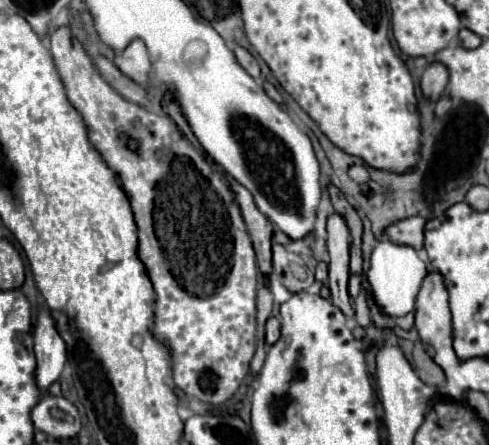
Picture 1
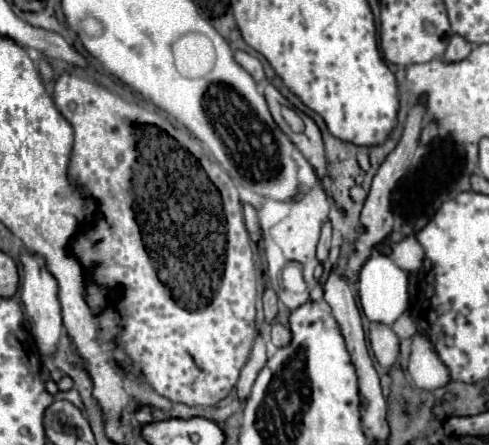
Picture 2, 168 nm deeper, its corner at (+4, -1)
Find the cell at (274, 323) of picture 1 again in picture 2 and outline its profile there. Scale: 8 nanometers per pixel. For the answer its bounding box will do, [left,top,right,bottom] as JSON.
[270,322,290,346]

